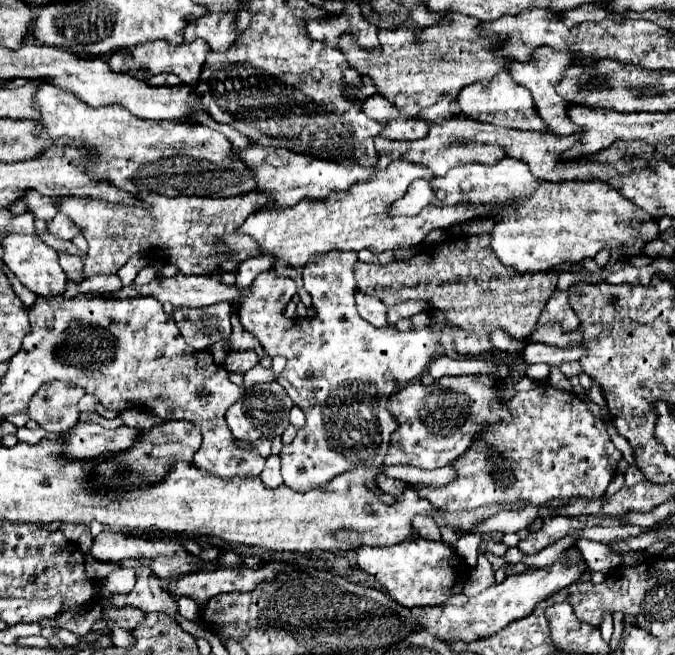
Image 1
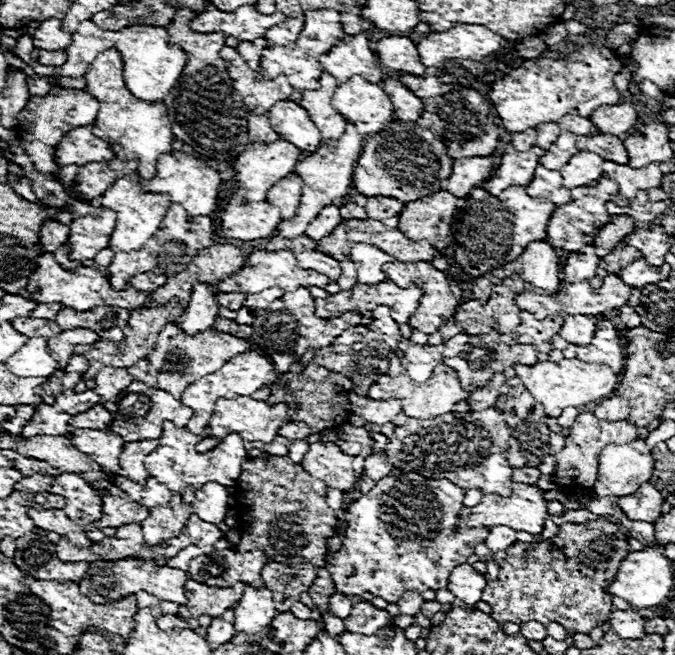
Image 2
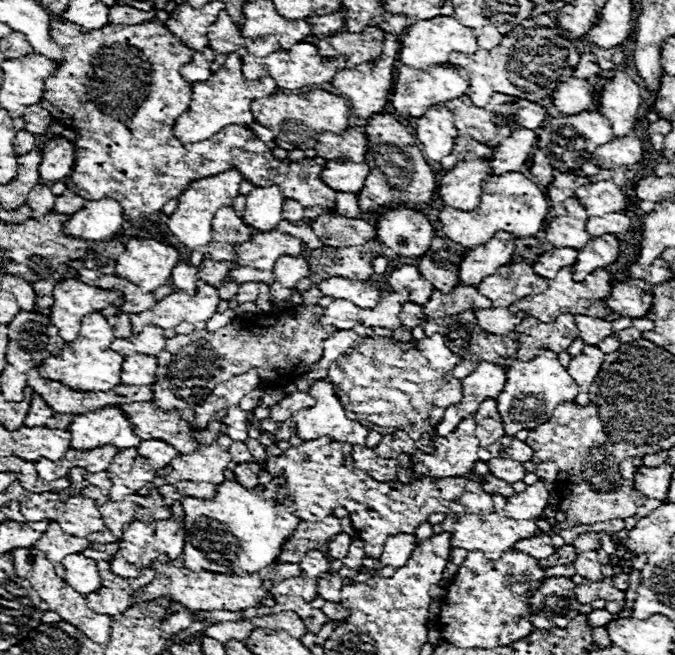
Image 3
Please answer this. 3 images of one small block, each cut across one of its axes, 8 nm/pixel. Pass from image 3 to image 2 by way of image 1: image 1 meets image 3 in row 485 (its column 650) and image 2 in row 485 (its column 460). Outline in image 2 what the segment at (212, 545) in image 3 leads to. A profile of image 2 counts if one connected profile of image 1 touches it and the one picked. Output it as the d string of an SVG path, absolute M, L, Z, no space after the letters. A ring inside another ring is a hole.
M166 420L162 428L164 428L164 432L158 440L160 446L150 456L146 456L144 464L150 472L150 476L154 476L158 482L166 484L168 490L172 490L174 494L180 494L184 500L192 500L194 492L200 490L208 482L218 482L218 484L226 484L226 486L236 484L236 480L242 472L240 464L248 456L246 450L244 450L244 440L238 434L226 436L216 448L200 454L200 452L194 450L194 446L202 440L202 436L192 434L186 426L178 428L170 420Z

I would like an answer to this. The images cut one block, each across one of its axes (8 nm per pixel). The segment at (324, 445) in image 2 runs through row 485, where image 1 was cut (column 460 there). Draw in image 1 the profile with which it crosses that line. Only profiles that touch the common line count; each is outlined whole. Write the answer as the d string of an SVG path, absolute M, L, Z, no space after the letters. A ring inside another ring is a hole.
M334 250L328 256L310 260L310 264L304 267L303 286L312 296L316 310L314 318L282 318L272 324L270 318L284 316L284 308L296 290L296 282L278 276L274 268L258 274L250 286L250 294L240 302L240 324L244 330L264 346L268 356L280 354L286 358L286 368L280 376L274 376L270 368L254 366L244 374L244 386L248 388L258 382L276 380L284 386L294 406L306 414L306 424L280 452L282 478L292 490L304 492L320 488L342 472L384 464L390 434L396 430L396 420L386 410L386 398L398 386L406 386L410 380L420 378L430 368L432 360L442 354L442 344L434 338L436 334L450 334L456 352L462 356L482 356L492 352L488 334L474 334L450 322L406 332L398 330L394 324L382 328L368 326L368 322L356 312L356 260L358 252ZM324 290L328 290L326 298Z

